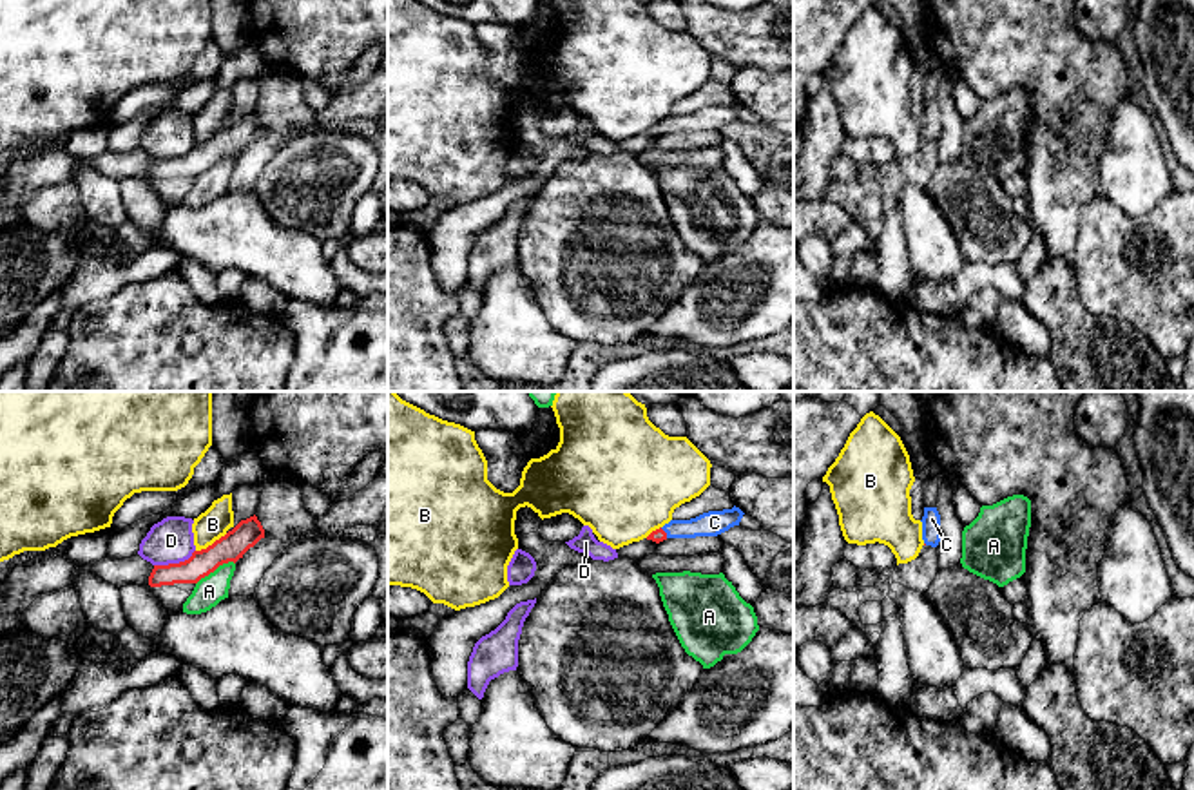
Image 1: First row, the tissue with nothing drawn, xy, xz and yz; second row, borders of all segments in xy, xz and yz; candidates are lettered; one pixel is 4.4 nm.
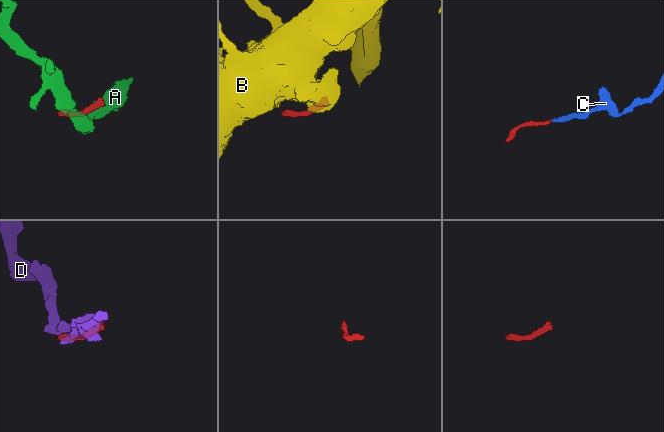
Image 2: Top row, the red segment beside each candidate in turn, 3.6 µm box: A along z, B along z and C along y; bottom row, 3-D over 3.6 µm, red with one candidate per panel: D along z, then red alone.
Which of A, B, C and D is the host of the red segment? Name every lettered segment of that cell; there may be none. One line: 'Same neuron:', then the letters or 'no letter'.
Same neuron: C

